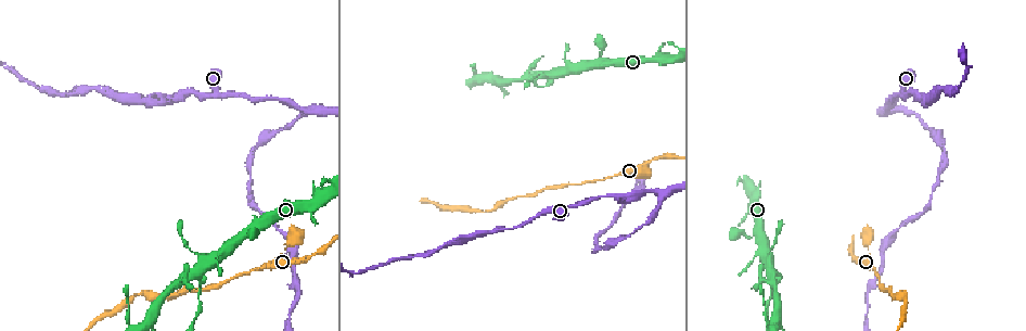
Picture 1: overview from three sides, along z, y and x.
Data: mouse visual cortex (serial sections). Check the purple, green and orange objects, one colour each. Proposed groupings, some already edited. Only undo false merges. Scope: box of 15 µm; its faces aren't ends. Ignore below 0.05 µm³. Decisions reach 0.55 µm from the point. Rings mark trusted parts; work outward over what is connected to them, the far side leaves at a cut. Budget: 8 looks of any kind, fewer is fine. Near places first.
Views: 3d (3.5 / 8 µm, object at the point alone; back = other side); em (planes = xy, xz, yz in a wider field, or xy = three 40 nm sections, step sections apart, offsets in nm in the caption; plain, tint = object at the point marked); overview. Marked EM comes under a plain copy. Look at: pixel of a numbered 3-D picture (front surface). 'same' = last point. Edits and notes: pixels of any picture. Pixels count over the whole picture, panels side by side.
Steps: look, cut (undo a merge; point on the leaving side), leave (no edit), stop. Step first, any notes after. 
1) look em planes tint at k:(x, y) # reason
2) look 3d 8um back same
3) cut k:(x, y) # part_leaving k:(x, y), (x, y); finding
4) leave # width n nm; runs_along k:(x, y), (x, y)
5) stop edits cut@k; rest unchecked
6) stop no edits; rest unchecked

look 3d 8um at 1:(316, 111) # abrupt turn

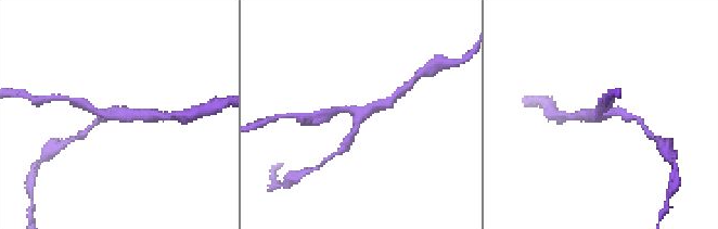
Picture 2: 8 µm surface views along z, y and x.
look 3d 3.5um at 2:(116, 113) # closer look

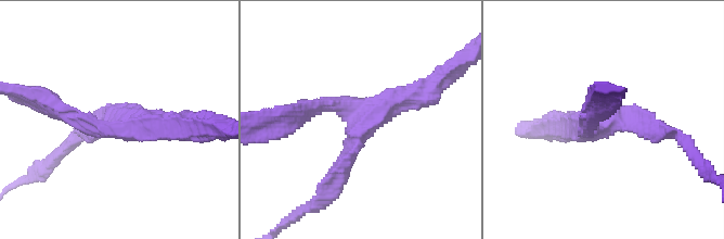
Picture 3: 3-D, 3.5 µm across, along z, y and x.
leave # one cell here

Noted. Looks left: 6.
look 3d 8um at 1:(200, 289) # a narrow waist

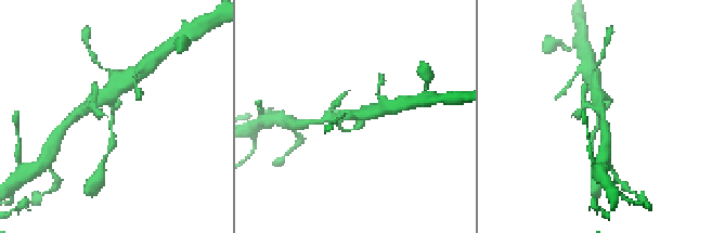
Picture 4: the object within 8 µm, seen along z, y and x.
look 3d 3.5um at 4:(111, 118)

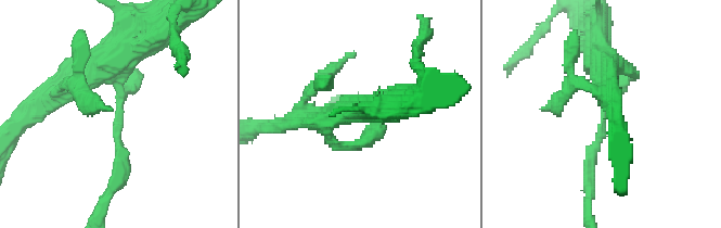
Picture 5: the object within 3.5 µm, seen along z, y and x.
look em planes tint at 5:(120, 113)

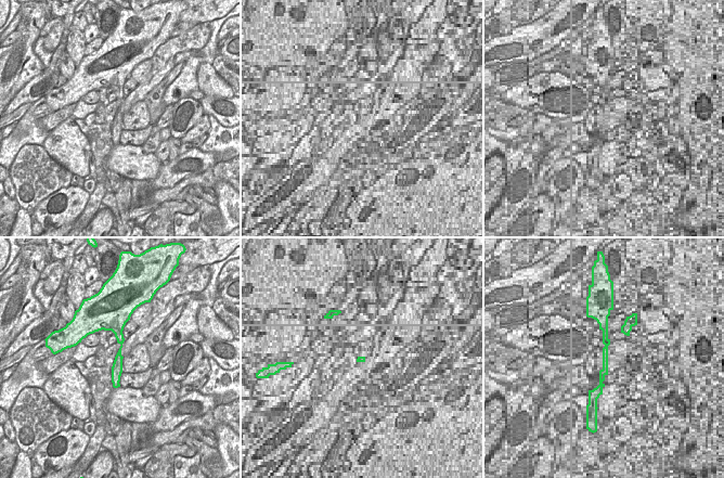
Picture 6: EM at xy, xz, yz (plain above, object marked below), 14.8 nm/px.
leave # arm_widths 150, 400 nm; runs_along 6:(116, 324), (120, 349), (115, 384); all the same cell

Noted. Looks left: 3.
look 3d 3.5um at 1:(945, 151) # sharp bend

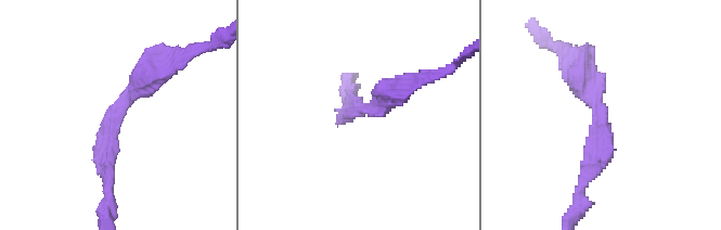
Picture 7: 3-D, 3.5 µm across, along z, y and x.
leave # runs_along 7:(158, 71), (105, 117), (108, 187); one cell here

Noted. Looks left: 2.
stop no edits; rest unchecked

